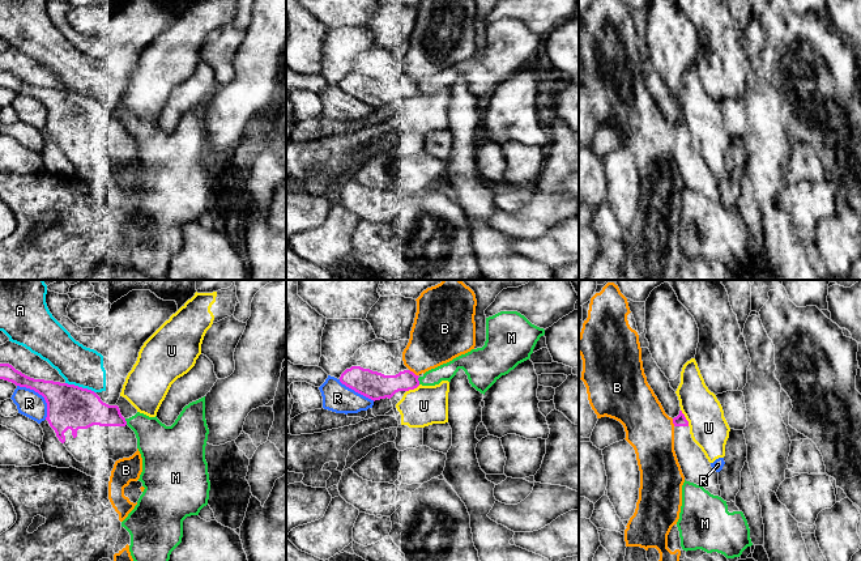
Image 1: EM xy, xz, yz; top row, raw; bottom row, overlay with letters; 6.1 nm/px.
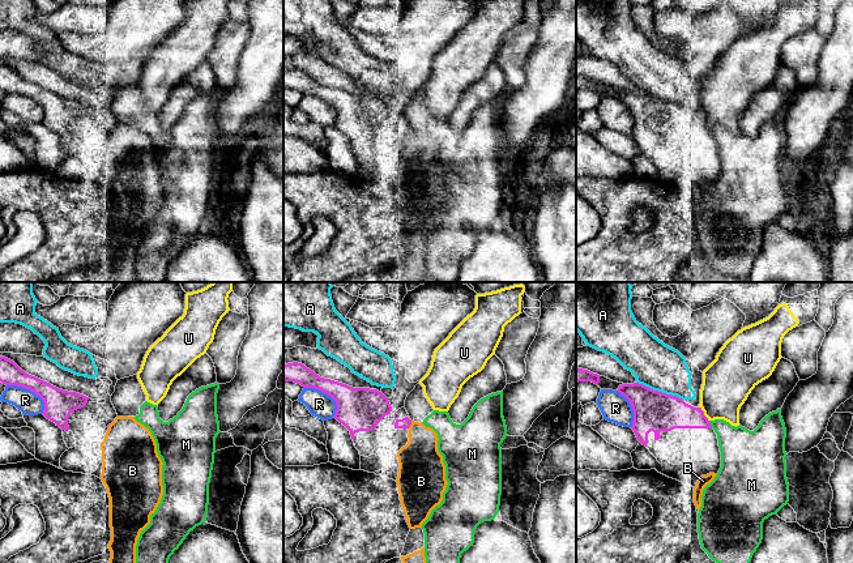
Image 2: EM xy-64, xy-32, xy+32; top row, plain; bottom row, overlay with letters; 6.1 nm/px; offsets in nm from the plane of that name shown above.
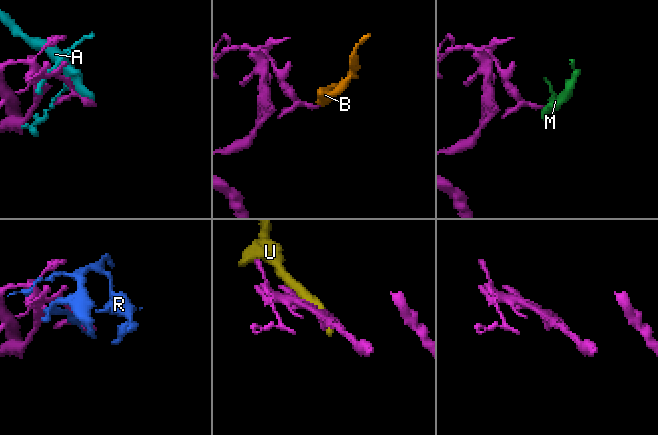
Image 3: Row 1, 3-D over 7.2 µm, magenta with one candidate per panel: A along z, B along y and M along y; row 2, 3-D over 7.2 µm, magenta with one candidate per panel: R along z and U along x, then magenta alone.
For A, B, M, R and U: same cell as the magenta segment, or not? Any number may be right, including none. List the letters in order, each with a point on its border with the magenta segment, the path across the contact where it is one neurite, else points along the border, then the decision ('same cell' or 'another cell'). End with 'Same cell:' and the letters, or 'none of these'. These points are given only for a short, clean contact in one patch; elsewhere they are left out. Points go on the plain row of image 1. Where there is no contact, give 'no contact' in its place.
A: xy (80, 94) | another cell
B: xz (412, 79) | another cell
M: xz (418, 88) | another cell
R: xy (41, 101) | another cell
U: yz (685, 124) | another cell
Same cell: none of these

